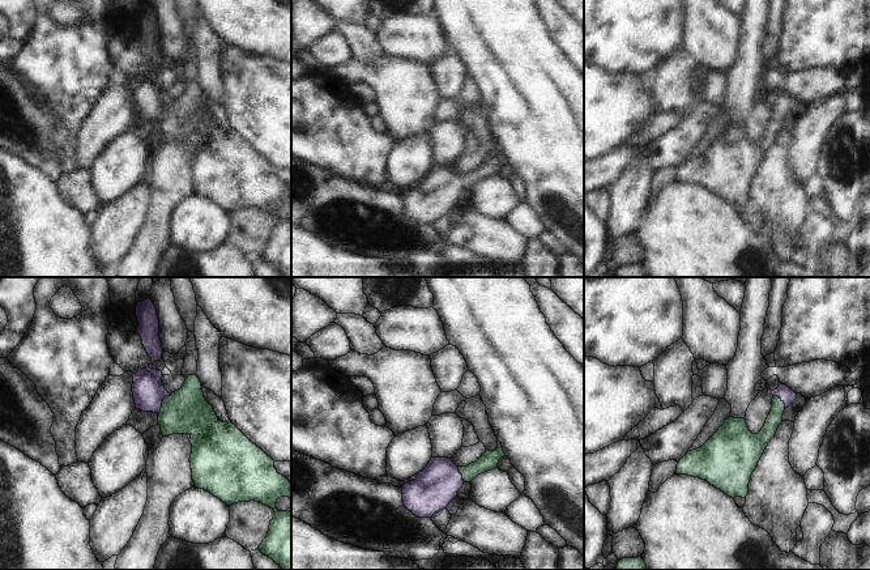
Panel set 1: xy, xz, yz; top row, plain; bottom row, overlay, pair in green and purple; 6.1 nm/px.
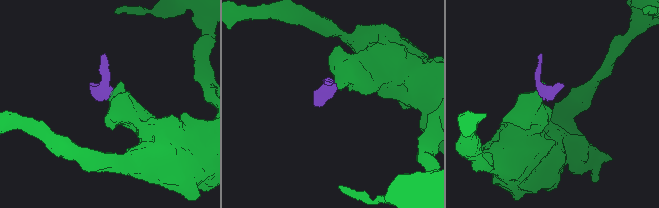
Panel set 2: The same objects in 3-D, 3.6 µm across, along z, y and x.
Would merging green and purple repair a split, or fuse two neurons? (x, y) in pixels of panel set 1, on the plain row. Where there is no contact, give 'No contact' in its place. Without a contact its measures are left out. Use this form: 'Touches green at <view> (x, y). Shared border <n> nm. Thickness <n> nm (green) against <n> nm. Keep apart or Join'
Touches green at xy (162, 113). Shared border 140 nm. Thickness 280 nm (green) against 200 nm. Join.

